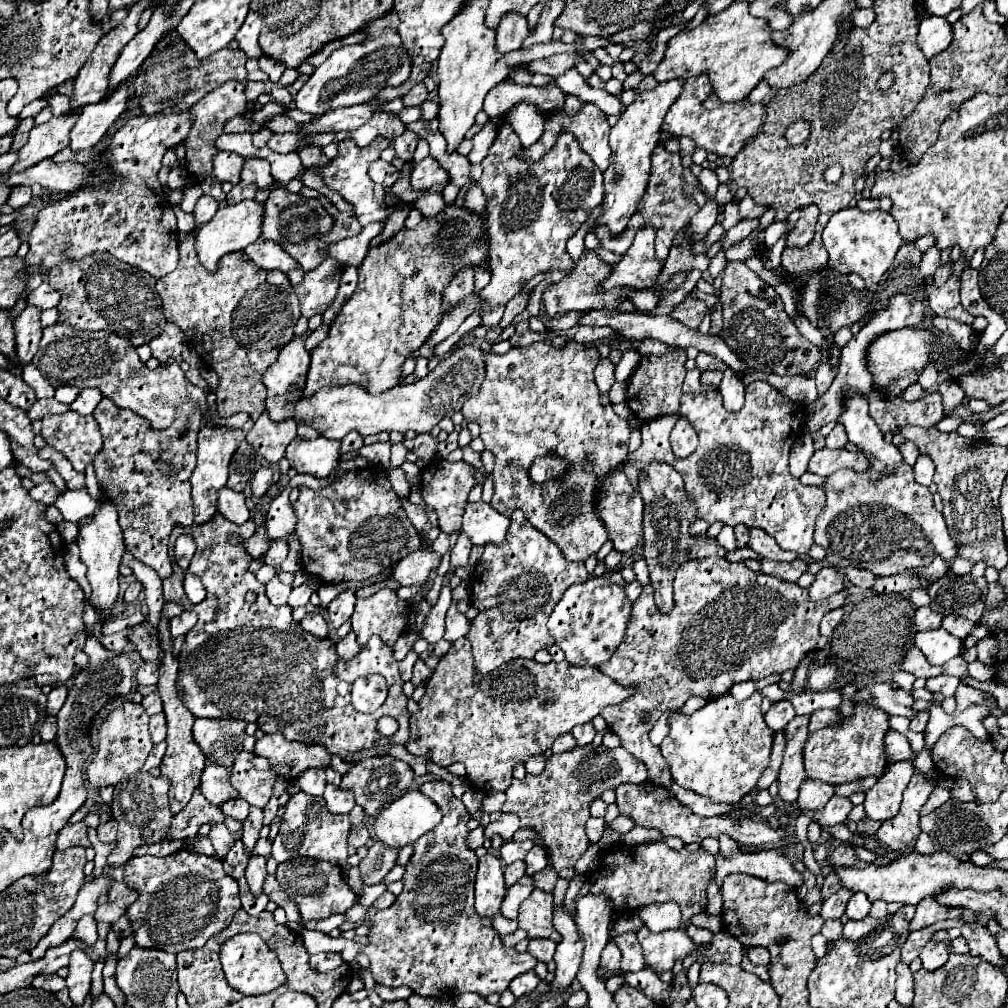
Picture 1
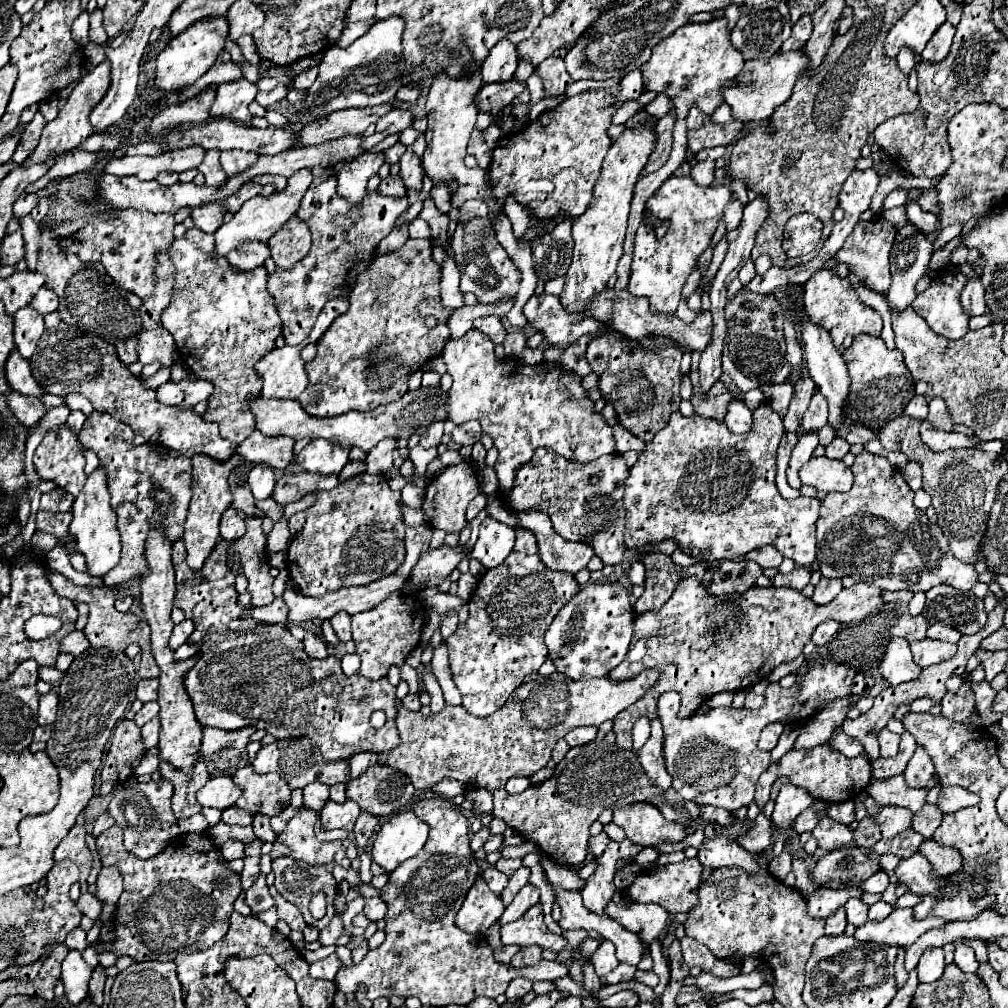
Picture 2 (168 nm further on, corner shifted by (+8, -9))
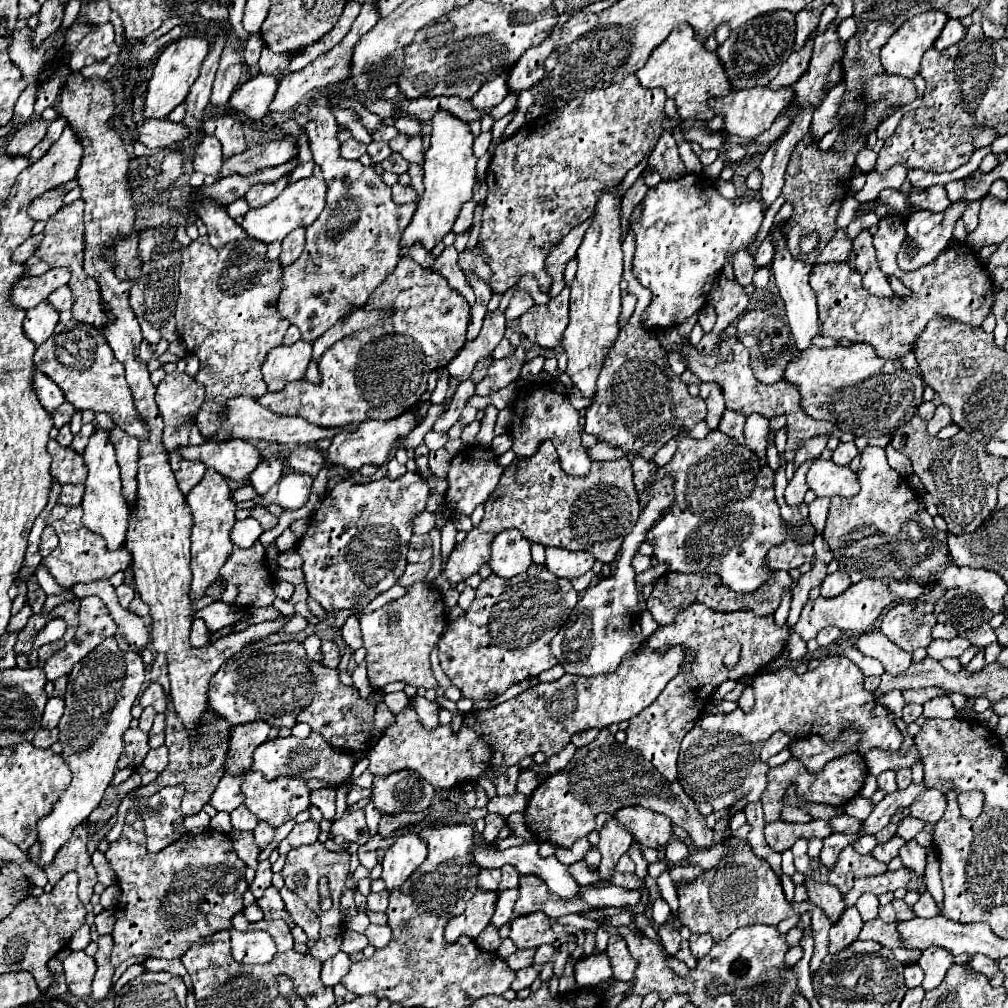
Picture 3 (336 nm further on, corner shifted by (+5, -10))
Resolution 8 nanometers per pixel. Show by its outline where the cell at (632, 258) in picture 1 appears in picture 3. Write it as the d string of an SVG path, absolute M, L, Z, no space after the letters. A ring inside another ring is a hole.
M685 174L681 178L661 182L653 188L643 198L643 214L641 220L633 224L635 232L635 258L633 258L633 274L641 282L641 286L649 288L653 298L643 314L645 326L659 326L659 328L669 328L669 326L679 326L683 320L687 320L693 312L697 312L709 294L709 288L713 286L717 274L721 272L725 264L725 254L729 250L739 250L747 248L753 242L753 234L757 234L761 222L765 216L765 206L757 198L751 198L747 202L735 202L723 198L715 182L707 178L705 174Z

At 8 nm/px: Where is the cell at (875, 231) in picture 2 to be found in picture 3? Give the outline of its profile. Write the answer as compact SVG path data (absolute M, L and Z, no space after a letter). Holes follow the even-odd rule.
M887 216L879 222L879 230L873 236L873 246L877 252L877 260L881 270L887 276L899 278L907 288L913 290L913 298L903 300L901 306L875 298L861 286L861 276L845 262L827 262L817 264L811 272L811 288L817 294L819 318L823 322L821 334L831 336L835 340L851 340L851 342L869 342L881 358L899 358L903 352L913 348L917 334L927 326L933 316L947 316L969 326L979 326L985 312L991 312L995 302L993 284L987 272L983 272L983 262L977 260L975 250L965 244L949 246L937 262L923 266L915 272L901 272L895 256L905 238L905 216Z

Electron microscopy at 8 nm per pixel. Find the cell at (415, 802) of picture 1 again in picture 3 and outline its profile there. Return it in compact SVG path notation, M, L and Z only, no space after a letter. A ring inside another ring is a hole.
M407 832L395 838L395 842L385 850L383 856L383 882L387 884L387 890L399 888L409 874L423 864L427 858L427 846L425 840L419 838L415 832Z

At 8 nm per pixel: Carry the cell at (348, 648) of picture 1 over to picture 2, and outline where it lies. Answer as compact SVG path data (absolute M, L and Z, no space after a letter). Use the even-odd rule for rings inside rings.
M356 653L346 655L346 657L342 659L342 671L344 671L346 675L356 675L356 673L360 671L360 657L358 657Z

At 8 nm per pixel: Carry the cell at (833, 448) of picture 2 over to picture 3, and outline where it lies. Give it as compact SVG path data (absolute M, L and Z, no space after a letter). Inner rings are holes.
M841 442L837 448L835 448L835 452L833 452L833 462L835 464L849 464L855 456L857 456L859 452L857 452L857 448L855 448L855 444L853 442Z

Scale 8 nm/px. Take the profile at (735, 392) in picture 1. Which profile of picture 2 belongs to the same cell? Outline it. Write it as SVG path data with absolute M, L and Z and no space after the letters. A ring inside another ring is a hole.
M732 401L724 423L734 433L750 433L750 429L752 429L752 411L744 403Z

